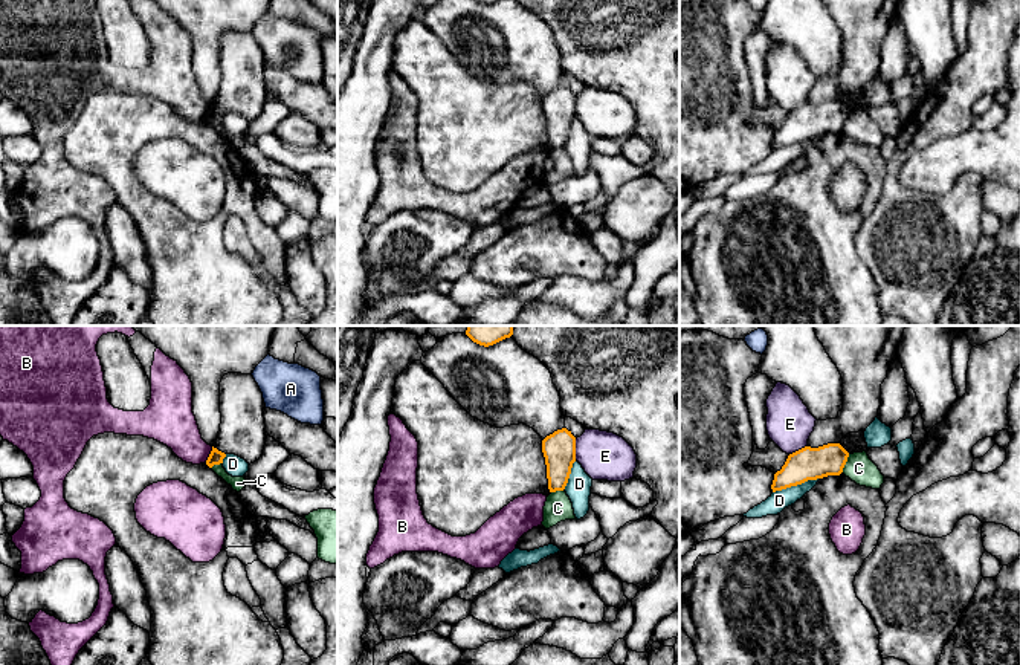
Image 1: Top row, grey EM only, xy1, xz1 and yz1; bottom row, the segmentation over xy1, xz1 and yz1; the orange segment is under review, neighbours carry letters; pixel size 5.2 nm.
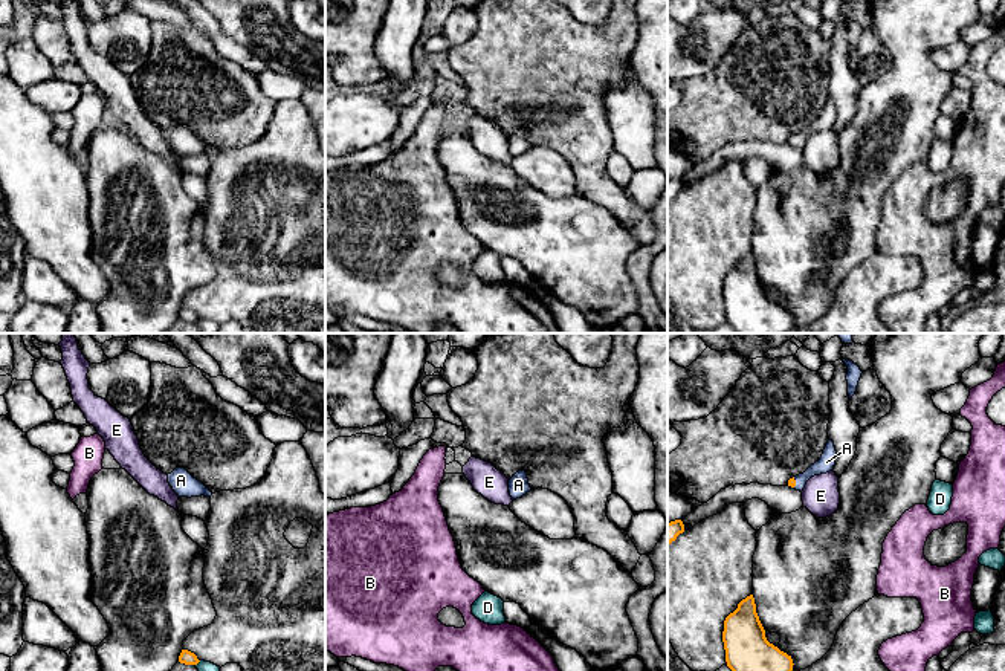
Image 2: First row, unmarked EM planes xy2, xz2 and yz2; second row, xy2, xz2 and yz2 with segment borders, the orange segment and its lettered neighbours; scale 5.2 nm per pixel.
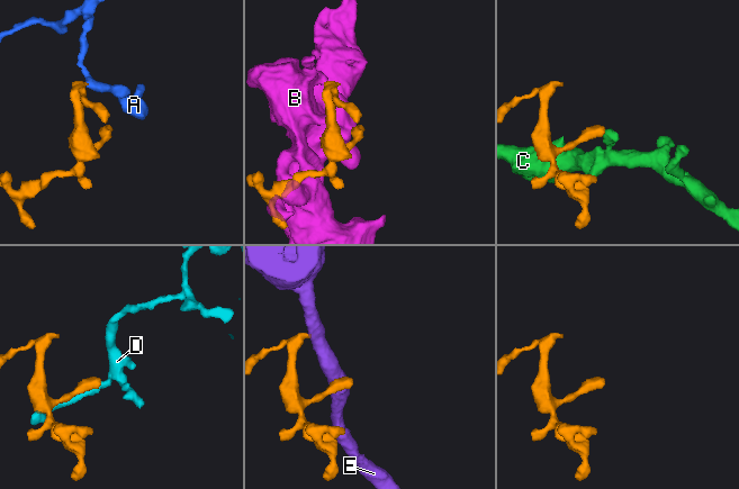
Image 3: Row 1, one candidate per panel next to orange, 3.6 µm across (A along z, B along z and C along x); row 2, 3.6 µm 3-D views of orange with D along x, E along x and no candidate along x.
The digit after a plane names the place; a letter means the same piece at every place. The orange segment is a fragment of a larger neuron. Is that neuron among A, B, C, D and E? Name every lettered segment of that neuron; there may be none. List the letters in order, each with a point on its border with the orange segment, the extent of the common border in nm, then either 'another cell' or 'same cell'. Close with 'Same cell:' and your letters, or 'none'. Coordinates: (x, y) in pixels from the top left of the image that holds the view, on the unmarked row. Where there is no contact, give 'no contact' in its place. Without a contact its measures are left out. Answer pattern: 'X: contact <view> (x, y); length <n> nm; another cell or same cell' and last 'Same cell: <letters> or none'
A: contact yz2 (794, 139); length 60 nm; same cell
B: contact xy1 (209, 112); length 100 nm; another cell
C: contact yz1 (845, 121); length 120 nm; another cell
D: contact yz1 (796, 142); length 260 nm; another cell
E: contact xz1 (574, 107); length 110 nm; another cell
Same cell: A

